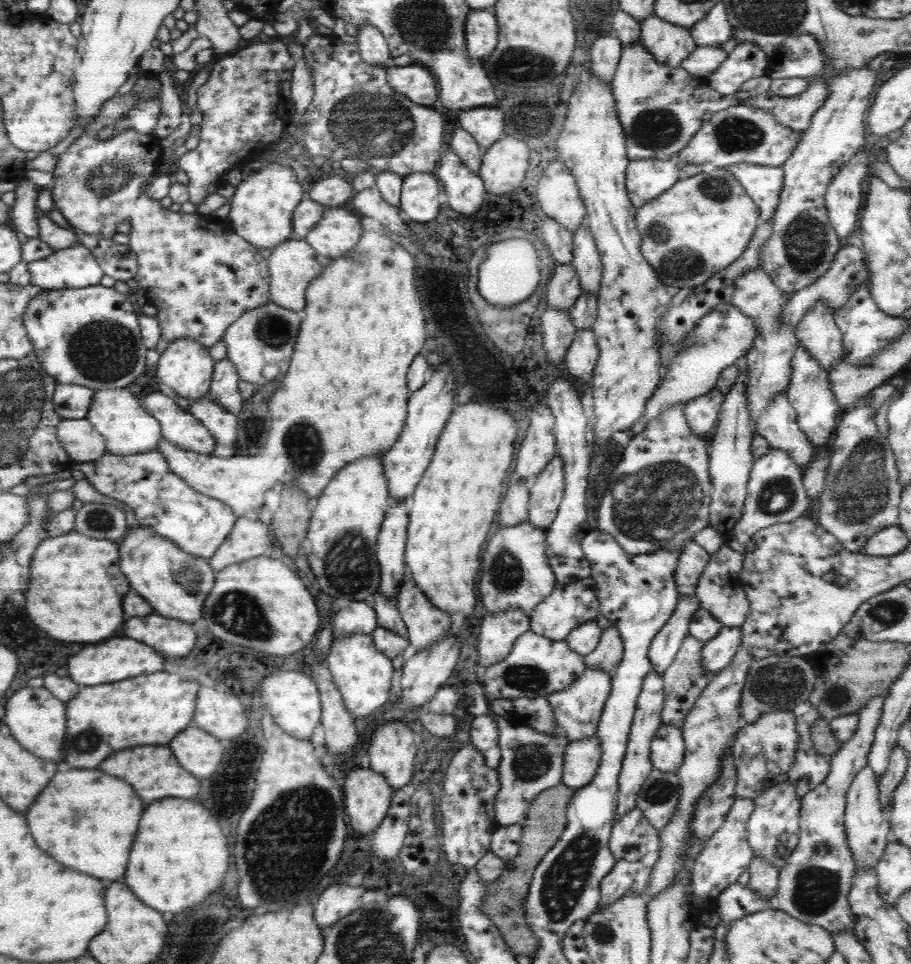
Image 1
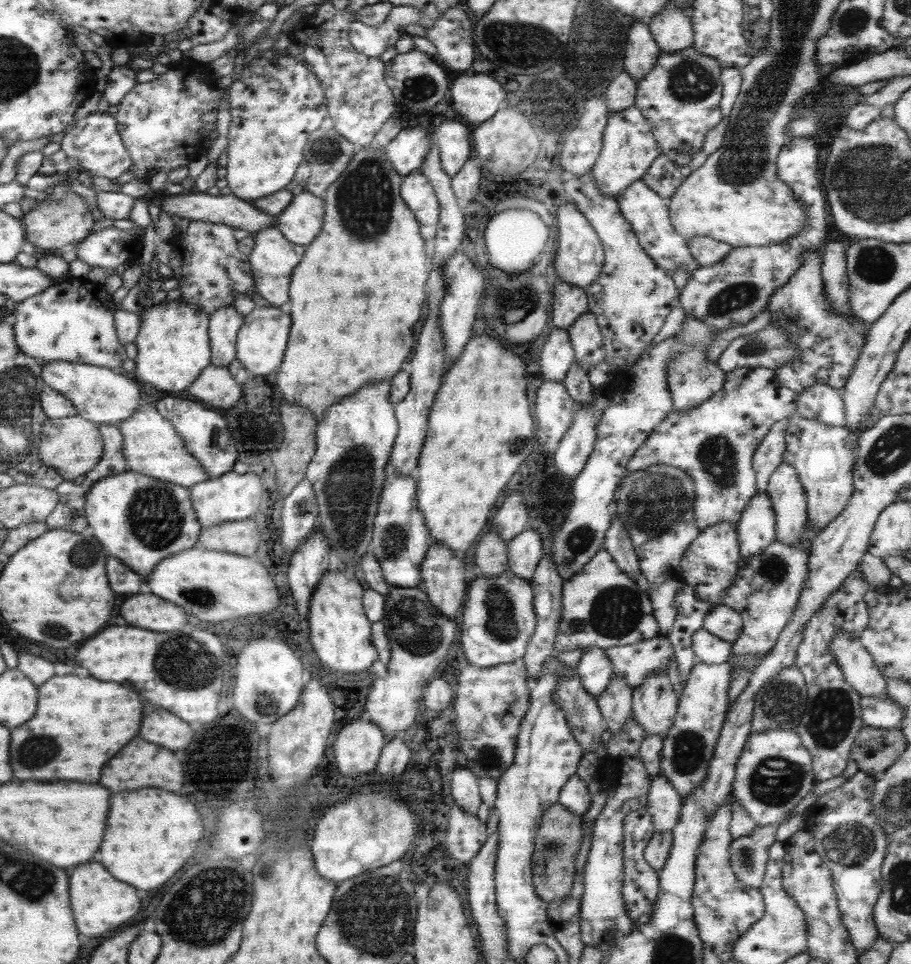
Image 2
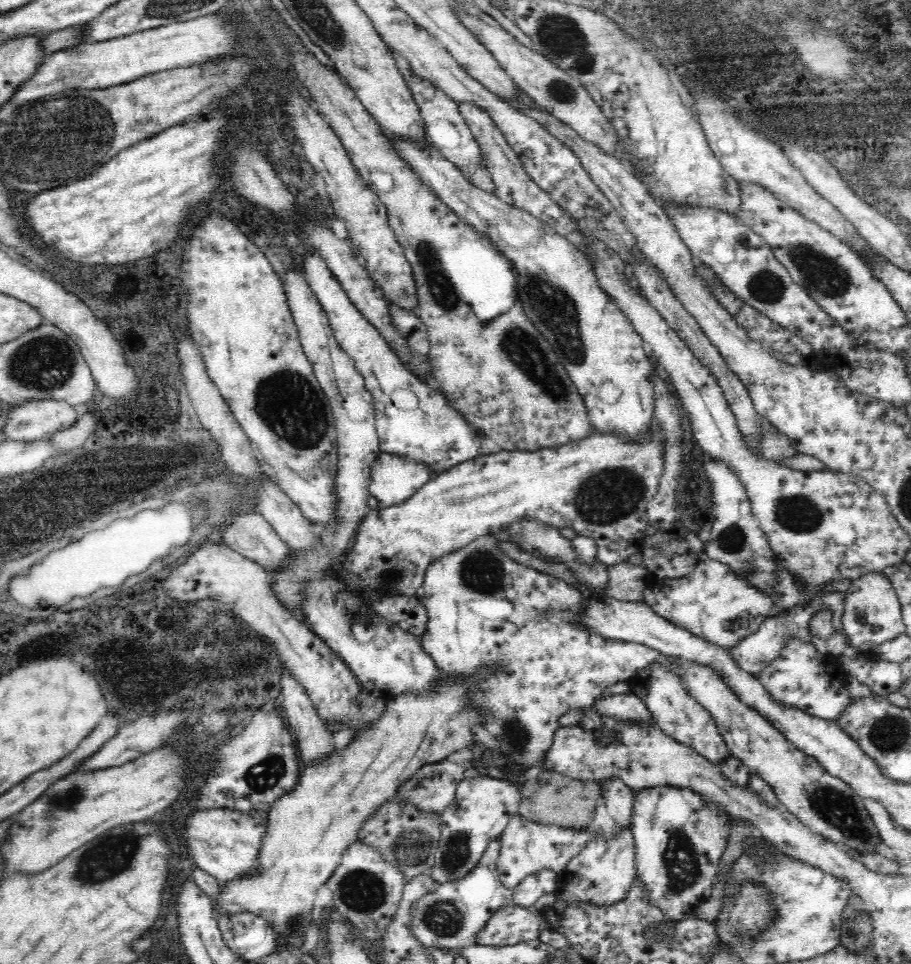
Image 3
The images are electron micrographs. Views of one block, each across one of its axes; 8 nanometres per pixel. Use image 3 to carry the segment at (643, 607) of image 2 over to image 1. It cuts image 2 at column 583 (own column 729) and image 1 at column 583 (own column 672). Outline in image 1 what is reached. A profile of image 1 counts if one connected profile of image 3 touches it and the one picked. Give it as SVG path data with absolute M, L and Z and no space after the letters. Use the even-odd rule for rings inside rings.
M579 579L571 584L559 584L528 614L529 630L551 640L563 641L576 626L600 617L596 601L594 580Z

